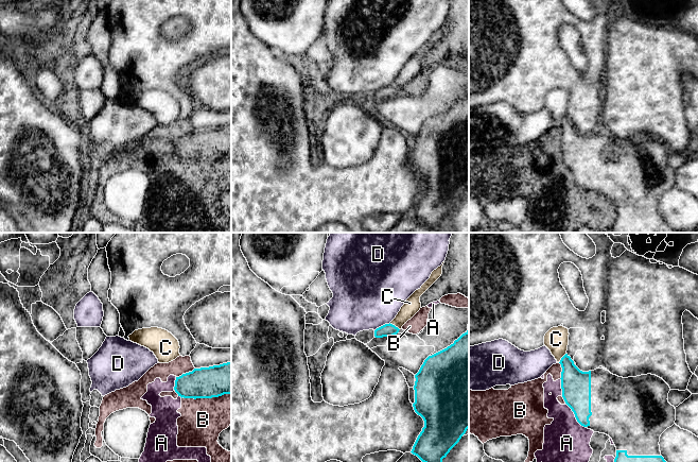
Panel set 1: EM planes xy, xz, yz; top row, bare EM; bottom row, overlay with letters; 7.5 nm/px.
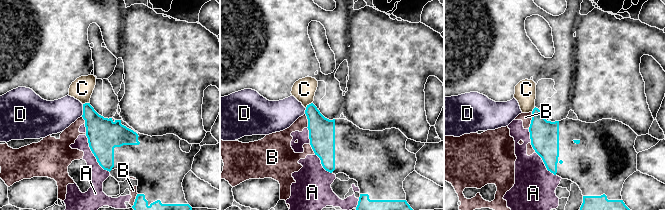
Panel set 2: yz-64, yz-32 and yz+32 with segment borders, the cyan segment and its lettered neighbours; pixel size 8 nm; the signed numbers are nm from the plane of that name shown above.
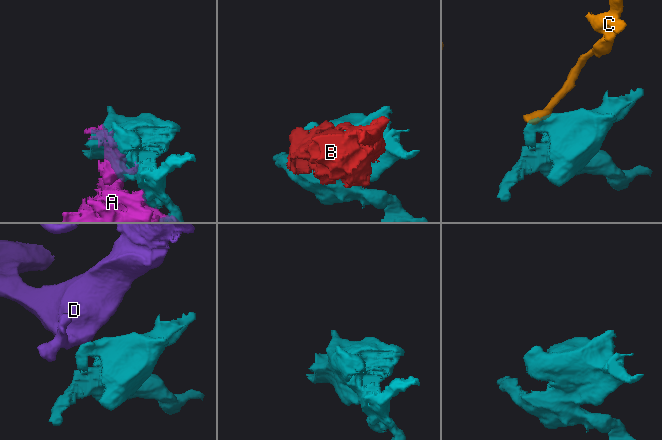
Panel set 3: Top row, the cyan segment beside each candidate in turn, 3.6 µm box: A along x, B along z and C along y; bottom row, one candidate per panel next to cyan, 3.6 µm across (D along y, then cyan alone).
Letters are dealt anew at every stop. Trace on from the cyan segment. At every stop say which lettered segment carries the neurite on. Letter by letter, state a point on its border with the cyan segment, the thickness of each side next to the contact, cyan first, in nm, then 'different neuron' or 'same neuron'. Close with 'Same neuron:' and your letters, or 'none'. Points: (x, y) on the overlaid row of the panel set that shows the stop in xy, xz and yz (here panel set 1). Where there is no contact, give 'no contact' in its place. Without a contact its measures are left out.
A: yz (575, 415) | 220/320 nm | different neuron
B: xy (206, 397) | 240/320 nm | different neuron
C: xz (394, 325) | 100/120 nm | different neuron
D: xz (383, 325) | 100/500 nm | different neuron
Same neuron: none

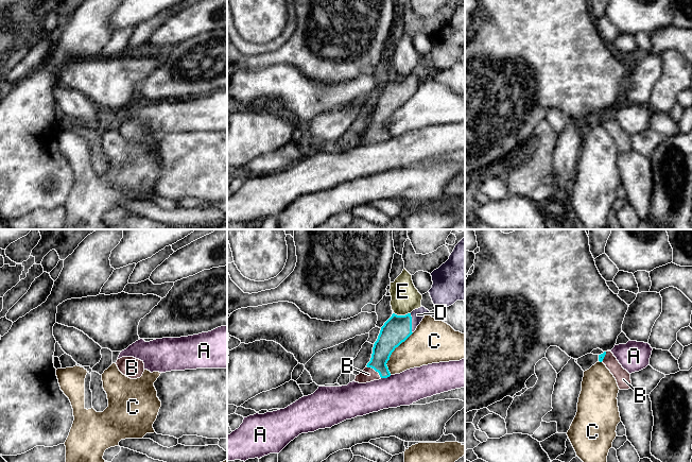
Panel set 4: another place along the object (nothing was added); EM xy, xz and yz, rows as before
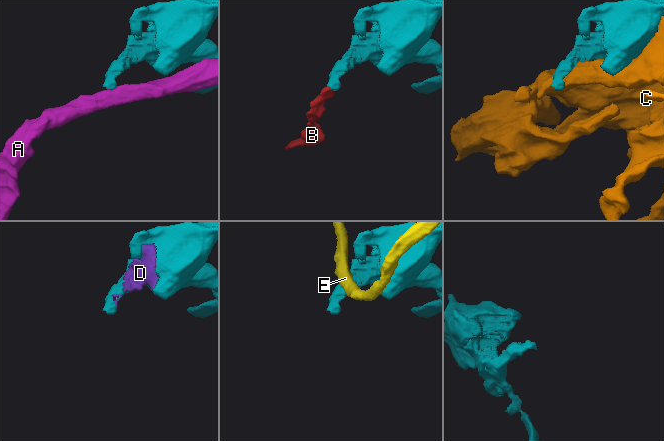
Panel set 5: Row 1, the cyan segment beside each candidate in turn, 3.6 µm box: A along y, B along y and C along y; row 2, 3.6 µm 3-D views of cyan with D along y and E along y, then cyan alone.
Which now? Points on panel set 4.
A: xz (385, 377) | 160/260 nm | different neuron
B: xz (375, 370) | 160/110 nm | same neuron
C: xz (392, 352) | 200/280 nm | different neuron
D: xz (411, 323) | 200/90 nm | same neuron
E: xz (402, 315) | 200/220 nm | different neuron
Same neuron: B, D

